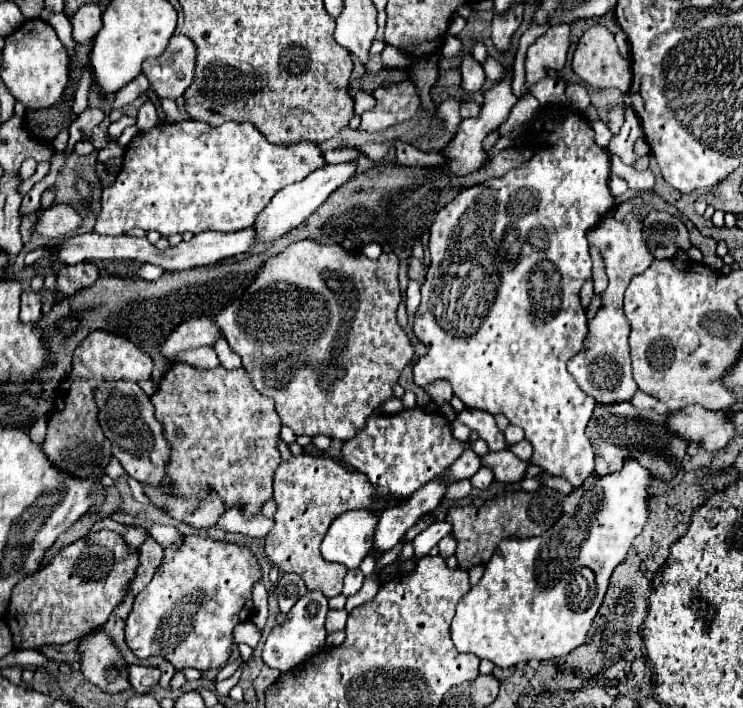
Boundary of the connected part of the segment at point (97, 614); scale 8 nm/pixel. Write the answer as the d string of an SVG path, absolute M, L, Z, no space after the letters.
M102 529L90 533L56 553L48 565L20 579L12 591L6 623L16 649L38 649L46 643L68 643L88 629L108 621L112 609L124 599L126 583L138 567L138 553L126 549L118 533Z

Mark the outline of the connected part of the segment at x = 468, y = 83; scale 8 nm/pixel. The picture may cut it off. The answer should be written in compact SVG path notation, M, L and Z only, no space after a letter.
M464 57L462 67L460 67L460 75L462 75L462 89L466 93L480 91L486 81L486 73L484 73L482 65L476 63L472 57Z

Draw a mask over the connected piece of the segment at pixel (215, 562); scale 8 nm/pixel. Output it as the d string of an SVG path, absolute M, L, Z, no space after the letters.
M182 535L182 541L164 549L164 559L158 565L152 581L136 595L134 607L126 621L126 643L140 659L158 655L172 663L176 671L184 667L218 669L228 663L234 637L232 629L254 615L252 587L262 581L262 567L246 545L218 541L212 537Z

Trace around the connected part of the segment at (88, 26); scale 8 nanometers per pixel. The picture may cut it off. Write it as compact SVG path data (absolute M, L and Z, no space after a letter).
M82 5L72 17L72 37L76 43L92 43L92 37L96 37L100 23L100 7L98 5Z

